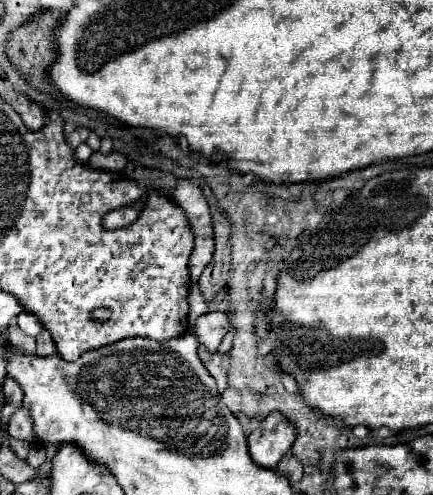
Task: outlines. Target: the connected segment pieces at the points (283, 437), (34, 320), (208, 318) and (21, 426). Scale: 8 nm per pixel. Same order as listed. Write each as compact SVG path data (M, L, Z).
M271 412L261 422L261 426L247 438L251 458L265 468L275 468L277 462L289 452L295 438L295 424L281 412Z
M21 312L19 316L17 316L17 324L19 324L19 328L27 334L27 336L37 336L39 332L41 332L41 322L39 322L39 318L35 316L35 314L31 314L31 312Z
M217 310L217 312L207 312L207 314L203 314L203 316L195 322L193 330L195 330L195 336L199 338L199 342L201 342L203 346L207 346L207 350L217 352L217 348L219 348L223 336L227 334L227 326L229 326L227 314Z
M19 408L19 410L9 418L7 432L9 432L11 438L25 440L25 442L33 444L35 438L33 438L33 420L31 420L31 414L27 414L27 410Z

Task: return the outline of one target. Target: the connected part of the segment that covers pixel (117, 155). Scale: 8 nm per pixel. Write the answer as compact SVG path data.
M95 152L89 160L89 166L97 168L97 170L111 170L111 172L121 172L125 168L125 154L123 152L111 152L111 154L101 154Z

